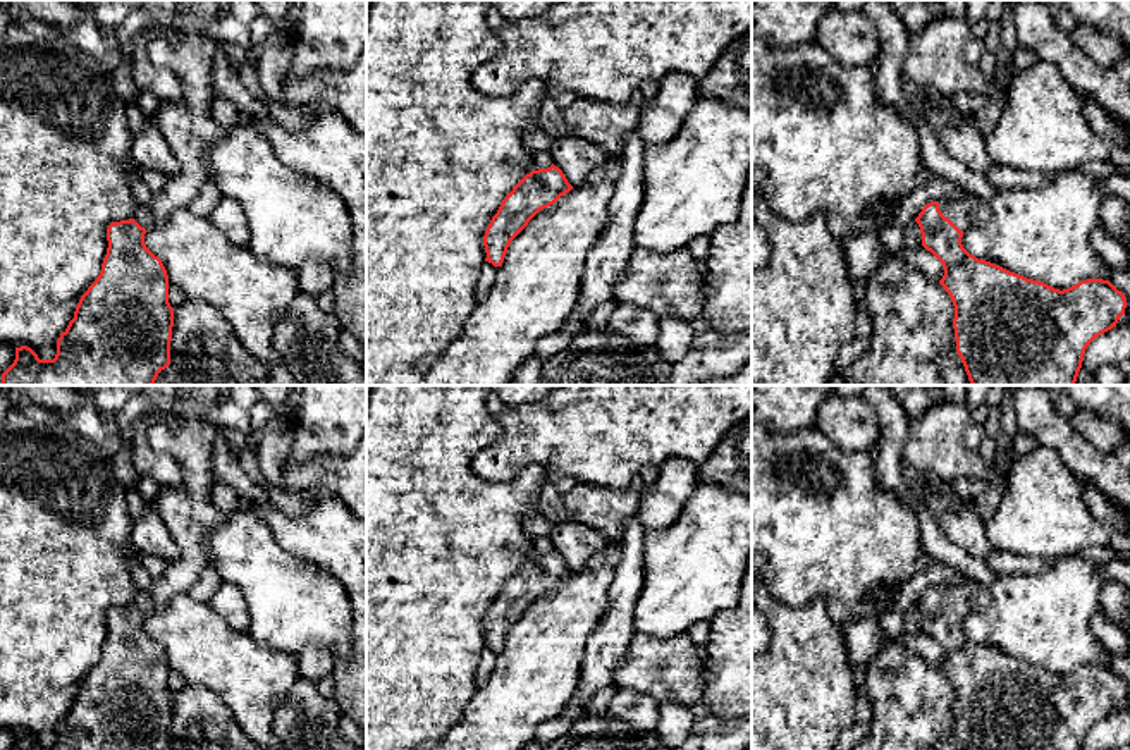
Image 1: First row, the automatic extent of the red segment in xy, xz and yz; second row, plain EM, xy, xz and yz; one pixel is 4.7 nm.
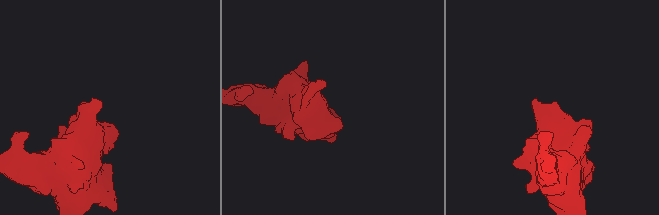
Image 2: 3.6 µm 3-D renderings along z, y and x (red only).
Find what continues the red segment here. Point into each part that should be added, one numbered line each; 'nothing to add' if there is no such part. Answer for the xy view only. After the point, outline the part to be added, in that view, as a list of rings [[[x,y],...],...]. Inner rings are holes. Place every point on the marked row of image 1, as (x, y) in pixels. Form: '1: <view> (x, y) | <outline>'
1: xy (186, 124) | [[[175,0],[175,12],[179,14],[179,26],[170,28],[179,40],[157,38],[150,43],[148,53],[155,64],[172,69],[181,77],[182,96],[175,101],[162,101],[153,117],[179,162],[179,172],[167,177],[163,189],[155,193],[146,205],[138,205],[132,218],[146,231],[163,225],[172,212],[187,208],[208,182],[206,150],[224,131],[224,126],[218,126],[212,117],[212,67],[217,40],[210,34],[210,24],[218,19],[218,0]]]

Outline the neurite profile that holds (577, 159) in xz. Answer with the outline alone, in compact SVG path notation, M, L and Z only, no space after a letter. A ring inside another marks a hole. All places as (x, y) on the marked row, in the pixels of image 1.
M573 136L554 139L550 157L573 188L581 186L611 158L602 148Z

